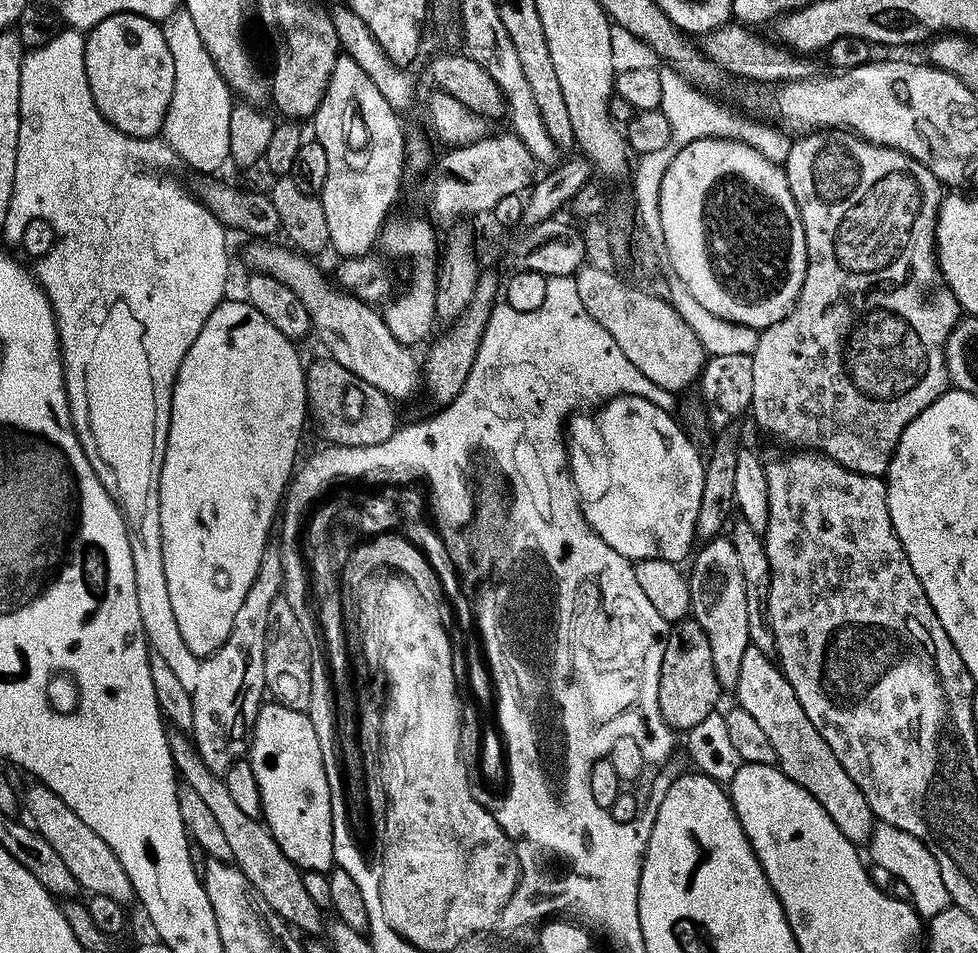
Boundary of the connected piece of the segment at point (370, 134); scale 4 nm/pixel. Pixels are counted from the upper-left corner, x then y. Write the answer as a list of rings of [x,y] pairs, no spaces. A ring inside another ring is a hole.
[[[343,54],[337,55],[330,82],[324,91],[322,102],[316,115],[311,117],[310,124],[316,127],[314,139],[326,150],[326,182],[319,192],[322,210],[326,210],[326,230],[331,251],[337,252],[337,257],[364,256],[373,251],[379,241],[380,233],[389,219],[388,211],[396,200],[400,179],[406,173],[406,157],[404,141],[406,131],[400,125],[401,117],[382,98],[378,86],[366,78],[362,66],[354,62],[354,58]]]

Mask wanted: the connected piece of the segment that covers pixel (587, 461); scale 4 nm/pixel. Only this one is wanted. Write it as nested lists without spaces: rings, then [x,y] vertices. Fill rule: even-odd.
[[[614,396],[599,409],[596,417],[580,416],[576,414],[566,424],[566,447],[568,450],[568,466],[572,478],[572,487],[580,499],[580,509],[584,511],[584,517],[588,525],[618,554],[622,554],[630,561],[638,560],[665,560],[671,564],[680,564],[689,559],[693,551],[692,544],[696,540],[696,523],[698,522],[698,510],[702,506],[702,490],[704,489],[705,461],[700,460],[697,445],[692,443],[687,432],[678,423],[677,417],[667,408],[654,406],[646,398],[637,396]]]

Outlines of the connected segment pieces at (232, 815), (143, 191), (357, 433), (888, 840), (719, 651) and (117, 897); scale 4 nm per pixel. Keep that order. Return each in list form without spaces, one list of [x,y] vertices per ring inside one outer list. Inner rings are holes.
[[[171,729],[168,733],[168,745],[179,777],[187,787],[197,791],[206,806],[214,812],[214,818],[217,819],[218,826],[222,828],[226,842],[230,845],[233,863],[242,870],[250,884],[286,924],[299,933],[306,932],[305,935],[308,936],[321,935],[326,928],[325,921],[322,922],[323,911],[308,895],[303,884],[302,872],[292,860],[282,854],[267,827],[260,820],[250,818],[239,809],[230,795],[230,790],[226,789],[223,779],[214,775],[202,762],[193,739],[187,733]]]
[[[60,30],[51,36],[40,48],[31,49],[25,55],[20,67],[20,125],[18,126],[18,150],[14,166],[14,194],[10,198],[10,210],[6,214],[6,225],[22,229],[31,219],[42,218],[50,222],[56,232],[53,248],[35,261],[34,275],[38,283],[44,287],[52,312],[56,315],[56,329],[60,335],[60,356],[64,359],[64,381],[68,405],[72,415],[72,429],[86,450],[90,464],[98,474],[98,478],[106,490],[115,498],[120,513],[128,527],[130,550],[134,558],[134,586],[138,586],[138,610],[142,614],[142,626],[155,655],[165,659],[170,670],[191,692],[198,683],[198,666],[201,657],[195,656],[186,646],[182,634],[178,630],[178,621],[174,619],[174,609],[170,602],[170,590],[166,590],[166,570],[162,566],[162,530],[160,529],[160,471],[166,454],[166,438],[170,426],[170,410],[172,409],[172,391],[178,370],[182,366],[182,358],[186,358],[186,350],[194,346],[194,338],[202,334],[202,326],[206,326],[206,318],[214,314],[214,310],[226,299],[224,292],[228,288],[228,240],[226,229],[203,201],[192,196],[176,180],[163,176],[160,172],[147,172],[147,168],[156,168],[163,162],[172,168],[178,164],[178,157],[173,148],[168,147],[162,138],[138,138],[128,136],[115,128],[98,110],[94,98],[90,94],[90,86],[86,78],[86,62],[84,61],[85,37],[76,30]]]
[[[323,358],[309,363],[306,368],[306,386],[308,387],[308,406],[311,419],[316,419],[320,432],[332,446],[349,448],[350,446],[376,446],[386,442],[398,427],[396,421],[397,405],[378,386],[362,382],[358,374],[350,374],[346,366],[337,360]]]
[[[880,822],[873,827],[872,835],[866,848],[872,851],[872,860],[884,872],[889,872],[896,880],[904,883],[909,892],[910,903],[921,918],[931,918],[950,907],[946,882],[942,882],[942,870],[938,870],[938,862],[934,862],[934,854],[926,850],[926,846],[914,834],[906,830],[898,830],[898,826]]]
[[[727,535],[716,536],[701,548],[704,549],[691,557],[692,569],[686,572],[692,603],[690,616],[698,622],[698,626],[702,626],[702,630],[706,630],[710,638],[710,658],[714,658],[714,674],[721,689],[732,690],[738,682],[738,666],[742,664],[742,654],[750,646],[742,566],[738,563],[738,554]]]
[[[32,782],[28,793],[25,796],[23,793],[22,804],[28,807],[27,819],[31,827],[40,832],[50,846],[54,846],[54,851],[62,857],[62,862],[66,862],[70,874],[74,874],[85,893],[94,896],[106,894],[106,898],[114,898],[114,902],[125,906],[133,903],[132,883],[130,878],[126,878],[126,870],[122,870],[122,862],[118,862],[114,850],[110,850],[110,846],[106,846],[106,842],[102,842],[102,838],[98,838],[98,834],[94,834],[94,830],[90,830],[90,826],[86,826],[86,822],[82,822],[82,818],[78,818],[62,798],[58,798],[58,794],[54,794],[54,790],[45,784]]]

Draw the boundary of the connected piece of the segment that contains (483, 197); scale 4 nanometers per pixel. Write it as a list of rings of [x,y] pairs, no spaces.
[[[508,130],[497,136],[489,134],[473,144],[449,147],[445,152],[448,153],[437,164],[435,161],[422,176],[427,215],[437,225],[448,226],[466,218],[462,216],[476,216],[479,212],[491,213],[499,200],[507,195],[523,193],[538,176],[534,154],[526,148],[522,138]]]

